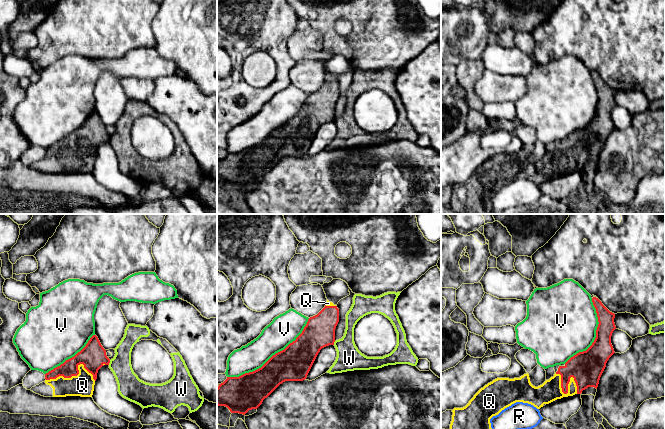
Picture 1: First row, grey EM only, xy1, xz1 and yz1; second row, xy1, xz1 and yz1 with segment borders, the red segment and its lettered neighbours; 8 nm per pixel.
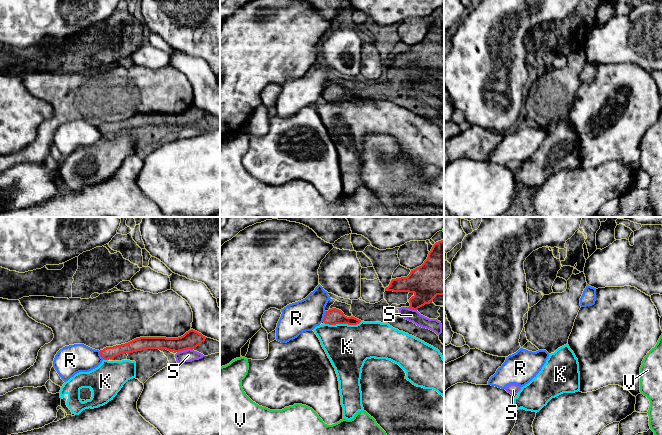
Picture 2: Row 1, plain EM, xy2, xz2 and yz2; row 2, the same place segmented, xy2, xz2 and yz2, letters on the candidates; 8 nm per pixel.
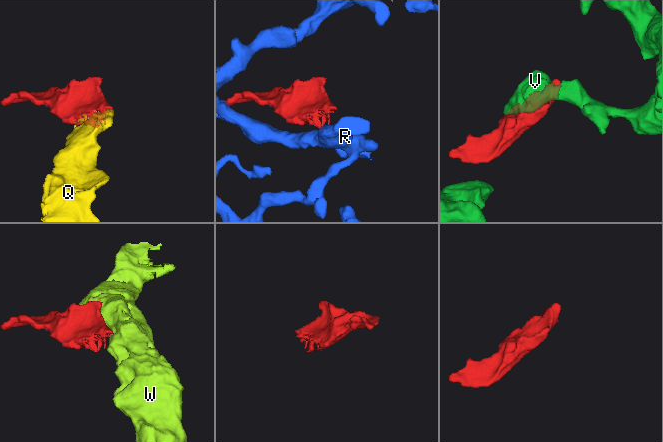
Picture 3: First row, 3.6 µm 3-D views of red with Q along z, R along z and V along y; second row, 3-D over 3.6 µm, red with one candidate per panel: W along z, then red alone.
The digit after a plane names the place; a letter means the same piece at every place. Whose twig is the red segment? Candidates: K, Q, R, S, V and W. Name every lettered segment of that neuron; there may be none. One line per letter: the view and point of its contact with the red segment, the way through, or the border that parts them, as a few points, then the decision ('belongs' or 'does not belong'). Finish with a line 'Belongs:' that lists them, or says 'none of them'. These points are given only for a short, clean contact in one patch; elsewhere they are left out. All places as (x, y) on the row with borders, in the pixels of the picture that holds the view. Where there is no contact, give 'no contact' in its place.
K: xz2 (342, 323) | does not belong
Q: xy1 (76, 375) | belongs
R: xz2 (324, 316) | along xz2 (326, 311), (322, 321) | does not belong
S: xy2 (184, 349) | along xy2 (192, 349), (184, 349), (177, 352) | does not belong
V: xz1 (272, 356) | does not belong
W: xy1 (109, 362) | along xy1 (110, 360), (108, 364) | does not belong
Belongs: Q

